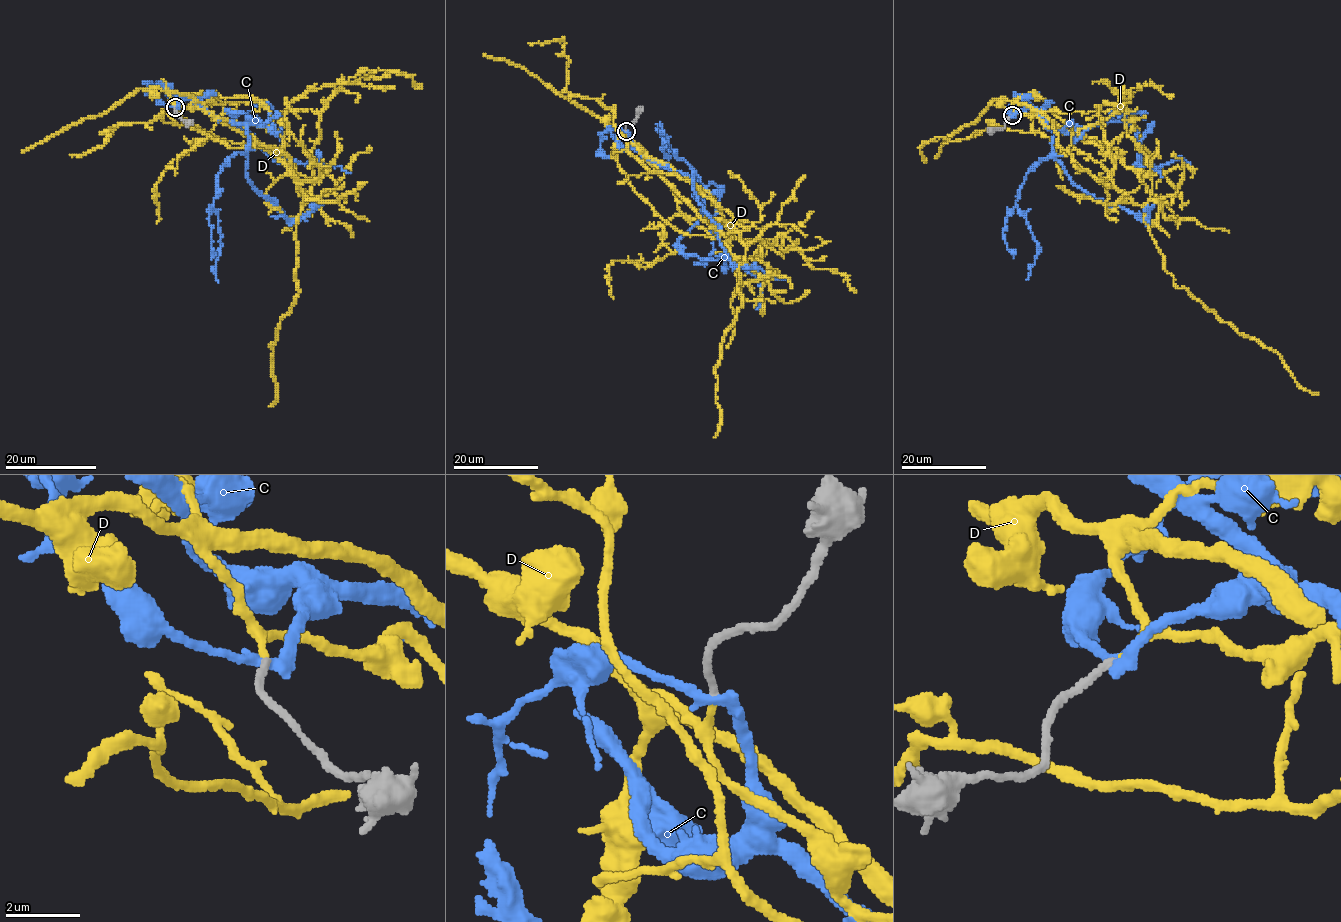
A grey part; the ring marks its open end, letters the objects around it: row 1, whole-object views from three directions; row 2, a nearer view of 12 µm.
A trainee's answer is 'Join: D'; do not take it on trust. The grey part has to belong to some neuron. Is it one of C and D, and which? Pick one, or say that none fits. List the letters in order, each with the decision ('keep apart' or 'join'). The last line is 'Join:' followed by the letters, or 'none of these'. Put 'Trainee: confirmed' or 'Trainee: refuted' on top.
Trainee: confirmed
C: keep apart
D: join
Join: D

